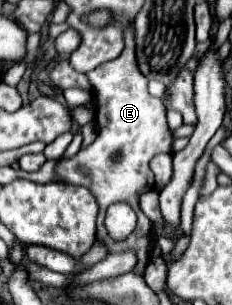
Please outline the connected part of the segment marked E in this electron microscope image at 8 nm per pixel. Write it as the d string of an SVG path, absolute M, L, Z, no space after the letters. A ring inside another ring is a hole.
M134 21L126 25L124 29L126 47L122 55L114 61L106 61L98 65L94 71L88 71L86 77L94 89L94 101L96 101L96 125L100 125L100 133L96 141L84 149L80 149L74 157L62 157L56 163L56 177L58 179L74 179L74 185L82 185L92 191L96 197L100 211L98 211L98 223L96 223L96 241L104 243L108 247L108 253L122 253L122 251L134 251L138 257L136 267L132 269L138 275L144 275L146 265L150 261L148 247L154 241L152 235L152 221L142 213L140 209L140 195L152 189L152 177L154 177L148 163L150 159L160 151L174 151L174 135L166 125L166 107L162 99L156 99L148 93L148 79L140 73L136 63L136 43L134 43ZM116 201L130 201L134 205L134 211L138 215L138 225L134 229L134 235L128 237L126 243L114 243L108 239L108 233L104 229L104 213L108 205Z

